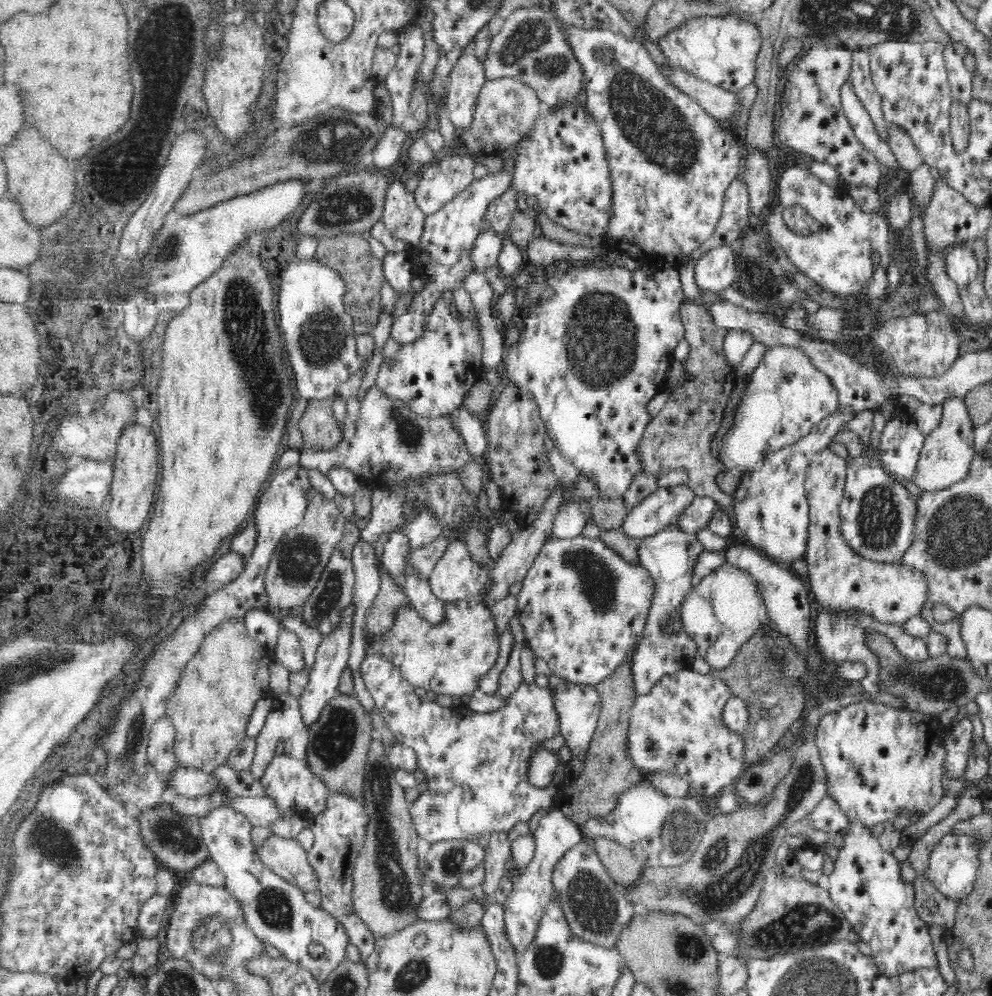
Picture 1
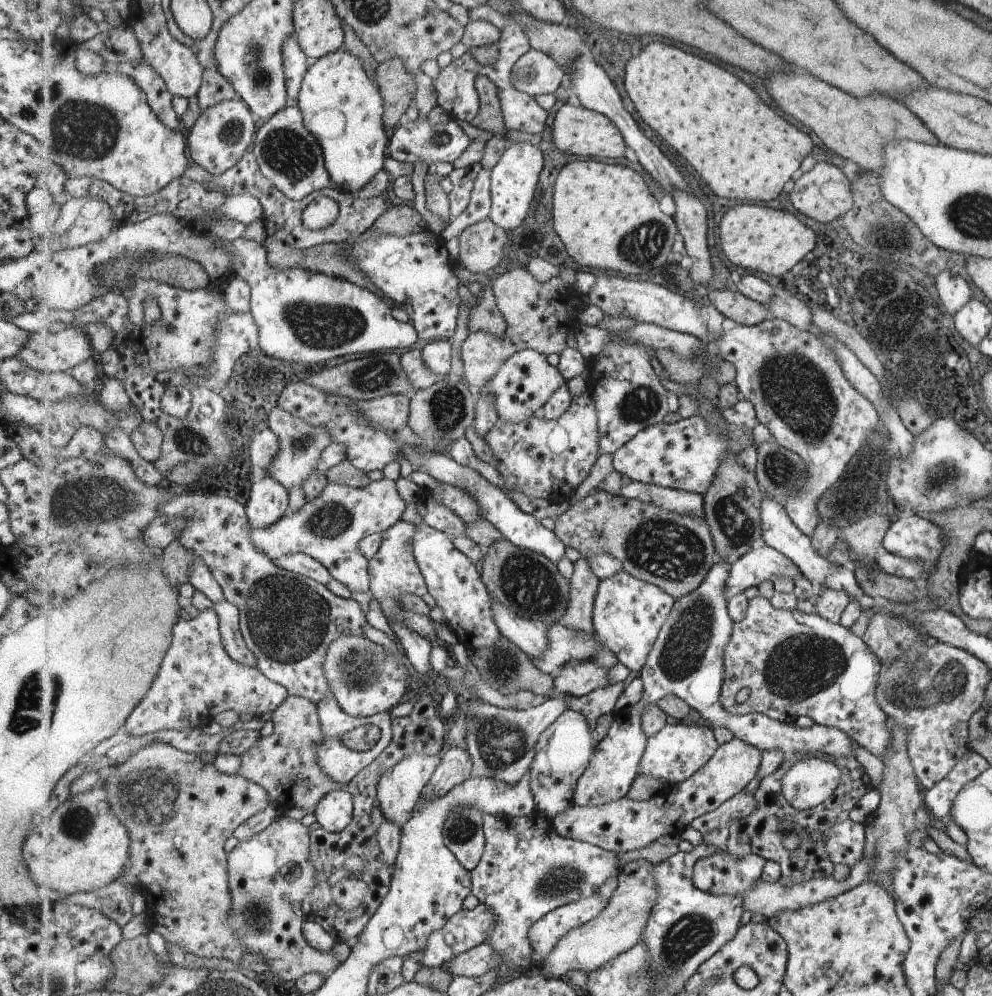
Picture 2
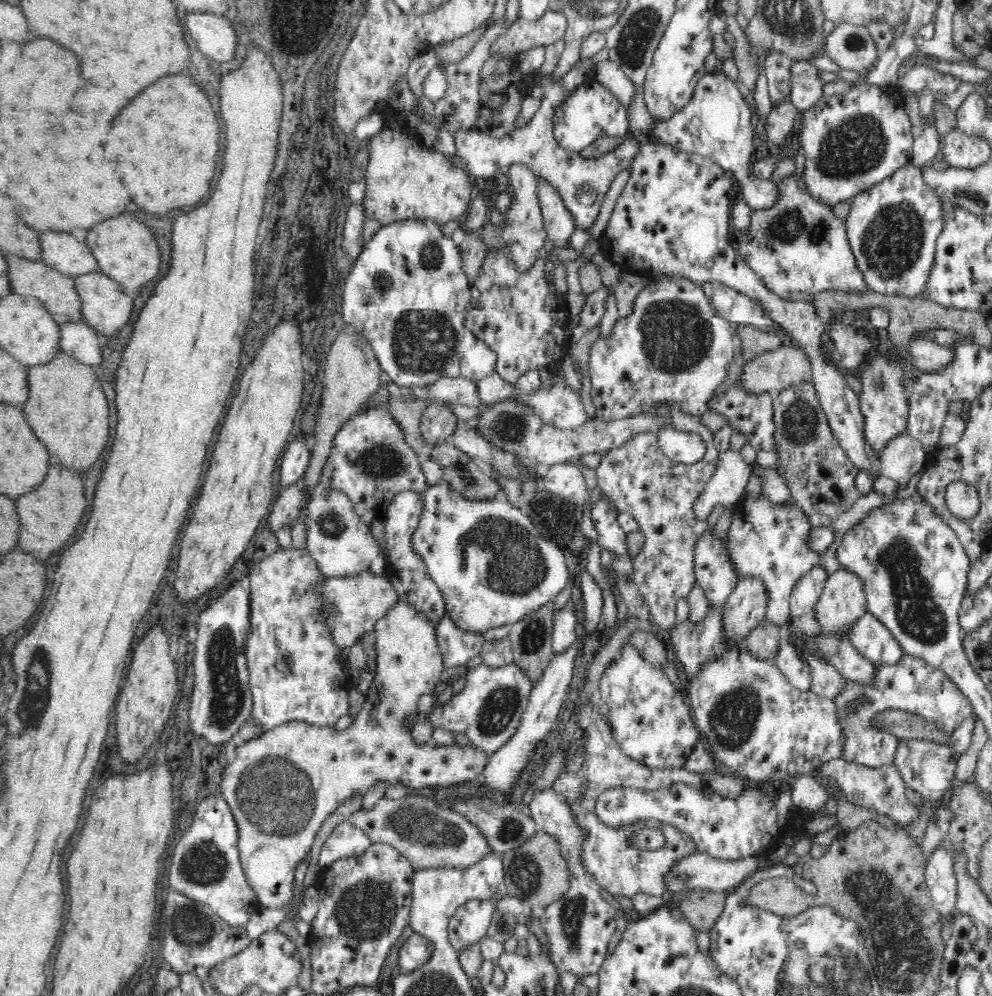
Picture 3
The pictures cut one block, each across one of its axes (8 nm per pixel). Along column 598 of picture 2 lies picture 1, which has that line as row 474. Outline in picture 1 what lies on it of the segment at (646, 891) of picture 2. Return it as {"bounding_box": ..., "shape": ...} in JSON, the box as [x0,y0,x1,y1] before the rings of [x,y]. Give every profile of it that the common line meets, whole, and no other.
{"bounding_box":[914,398,975,491],"shape":[[[948,398],[943,405],[943,416],[940,425],[925,436],[923,448],[917,465],[917,474],[914,484],[924,491],[948,489],[958,481],[968,477],[972,462],[975,460],[974,442],[975,427],[968,417],[968,409],[959,398]]]}

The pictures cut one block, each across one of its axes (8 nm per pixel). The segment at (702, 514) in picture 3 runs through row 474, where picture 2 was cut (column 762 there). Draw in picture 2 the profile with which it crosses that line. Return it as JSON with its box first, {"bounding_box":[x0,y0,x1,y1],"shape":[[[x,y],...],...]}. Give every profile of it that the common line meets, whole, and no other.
{"bounding_box":[574,557,855,807],"shape":[[[718,557],[716,564],[713,566],[711,572],[709,572],[709,576],[705,578],[705,582],[701,584],[701,587],[697,588],[695,592],[691,592],[689,596],[683,596],[683,598],[679,598],[675,602],[675,608],[673,608],[673,612],[671,612],[671,616],[669,616],[667,622],[665,622],[655,648],[649,654],[649,660],[647,660],[645,668],[641,670],[640,678],[643,680],[645,686],[643,700],[636,706],[633,706],[625,715],[615,717],[608,730],[608,734],[597,746],[597,752],[595,752],[589,768],[585,770],[584,776],[581,776],[581,780],[577,784],[574,796],[576,805],[597,807],[628,797],[637,776],[640,775],[641,762],[649,742],[647,732],[643,728],[643,714],[645,714],[645,710],[651,704],[657,706],[667,695],[684,699],[693,709],[709,720],[712,726],[731,730],[735,739],[748,742],[748,744],[759,748],[763,752],[767,750],[783,750],[783,753],[791,751],[793,754],[797,754],[801,752],[813,756],[826,756],[831,759],[835,757],[849,758],[849,756],[855,756],[855,748],[853,748],[851,738],[839,728],[827,727],[819,723],[811,726],[811,728],[796,727],[791,723],[783,723],[770,718],[767,714],[759,714],[757,712],[757,714],[752,713],[748,716],[734,716],[723,708],[721,696],[726,678],[724,657],[726,648],[732,640],[735,627],[733,618],[729,613],[728,598],[725,596],[725,586],[727,586],[729,574],[731,574],[732,564],[732,562],[727,562],[727,560],[720,560],[720,557]]]}

